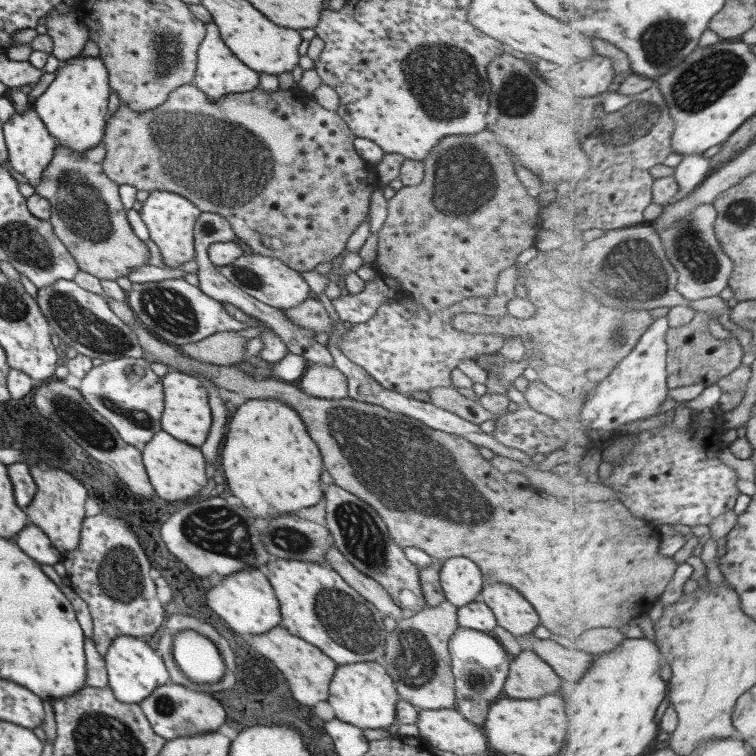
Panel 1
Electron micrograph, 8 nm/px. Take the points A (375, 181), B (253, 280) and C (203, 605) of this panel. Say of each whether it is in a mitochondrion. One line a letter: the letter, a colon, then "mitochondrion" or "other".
A: other
B: mitochondrion
C: other

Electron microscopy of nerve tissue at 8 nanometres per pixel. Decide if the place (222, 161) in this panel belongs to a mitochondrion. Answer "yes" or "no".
yes

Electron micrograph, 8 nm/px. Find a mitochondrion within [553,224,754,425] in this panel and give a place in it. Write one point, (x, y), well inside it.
(631, 254)

